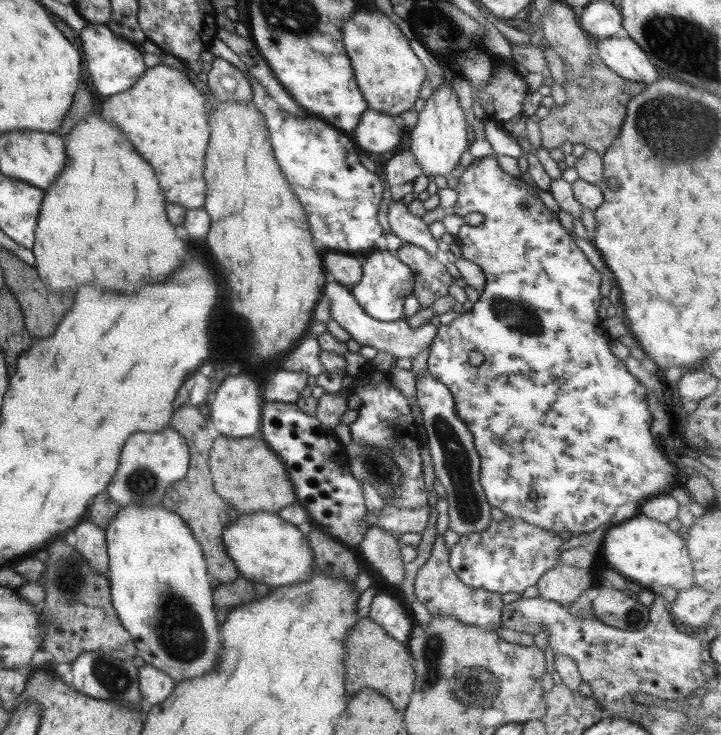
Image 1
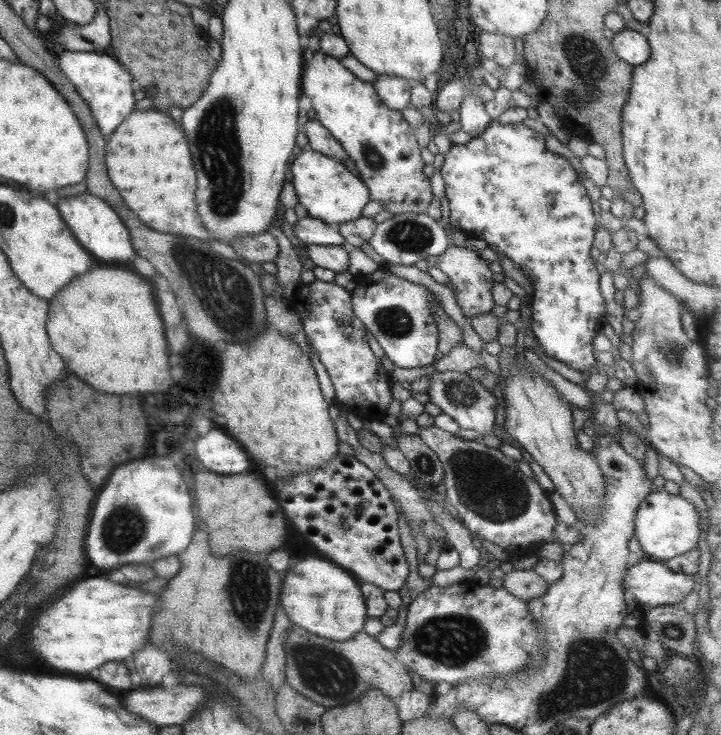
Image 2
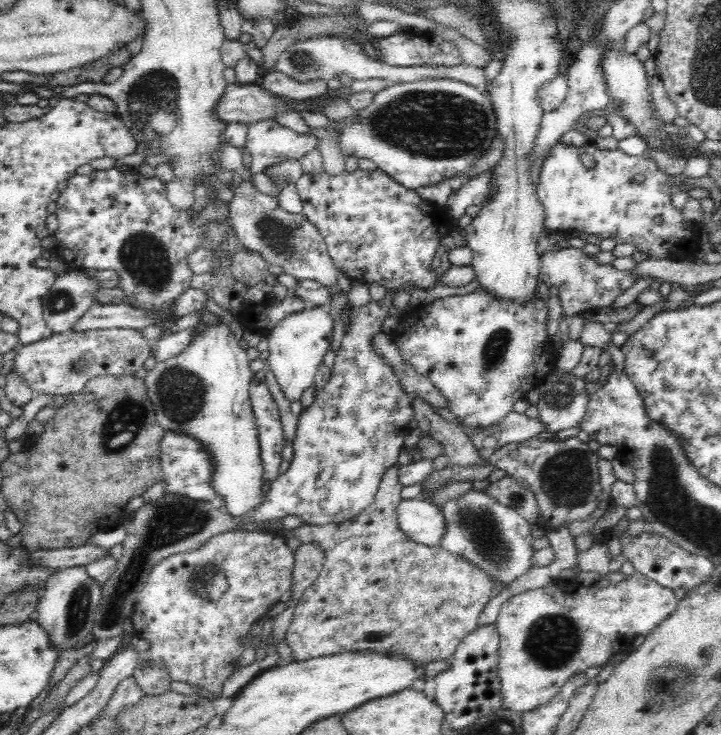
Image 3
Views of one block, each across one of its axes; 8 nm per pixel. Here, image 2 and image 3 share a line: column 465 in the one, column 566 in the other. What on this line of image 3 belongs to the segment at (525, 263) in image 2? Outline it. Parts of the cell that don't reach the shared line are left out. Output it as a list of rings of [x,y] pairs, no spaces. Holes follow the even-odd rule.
[[[560,141],[558,144],[556,144],[556,146],[553,146],[551,149],[548,149],[545,153],[545,157],[542,162],[542,170],[540,170],[539,174],[539,184],[537,185],[535,193],[536,198],[538,199],[538,202],[540,203],[540,206],[543,210],[543,226],[548,231],[559,231],[562,234],[568,234],[572,232],[583,232],[584,234],[590,234],[590,236],[598,236],[600,240],[608,240],[608,238],[613,238],[614,242],[616,242],[615,246],[633,244],[633,246],[635,246],[635,251],[642,252],[642,254],[646,254],[646,258],[648,259],[687,260],[692,257],[698,257],[698,251],[700,250],[699,241],[701,236],[700,227],[697,226],[697,223],[695,223],[693,220],[687,219],[686,215],[682,214],[682,209],[674,207],[674,204],[672,203],[673,194],[670,190],[672,190],[672,180],[670,179],[670,175],[661,172],[654,159],[652,159],[652,157],[646,158],[644,157],[644,155],[632,156],[626,154],[626,152],[622,151],[622,149],[620,148],[616,150],[600,149],[594,142],[586,142],[585,145],[575,146]],[[582,152],[587,152],[595,158],[596,166],[594,166],[594,168],[588,170],[584,168],[580,161],[580,154],[582,154]],[[636,174],[641,174],[641,176],[644,177],[642,183],[638,183],[638,181],[636,181],[636,179],[634,178]],[[658,214],[660,214],[663,218],[663,221],[661,223],[655,223],[653,220],[653,218]]]

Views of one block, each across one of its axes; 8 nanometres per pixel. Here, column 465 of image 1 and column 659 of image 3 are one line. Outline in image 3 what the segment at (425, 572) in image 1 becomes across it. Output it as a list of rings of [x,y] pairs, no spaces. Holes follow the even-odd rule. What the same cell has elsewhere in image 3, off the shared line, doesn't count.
[[[637,572],[617,585],[601,589],[558,578],[544,588],[512,596],[502,604],[493,624],[499,636],[497,665],[503,708],[524,714],[545,705],[560,692],[572,675],[584,673],[592,666],[605,665],[613,654],[620,654],[620,646],[628,646],[628,642],[632,642],[632,638],[640,638],[640,634],[650,634],[678,608],[678,604],[679,600],[672,590]]]

